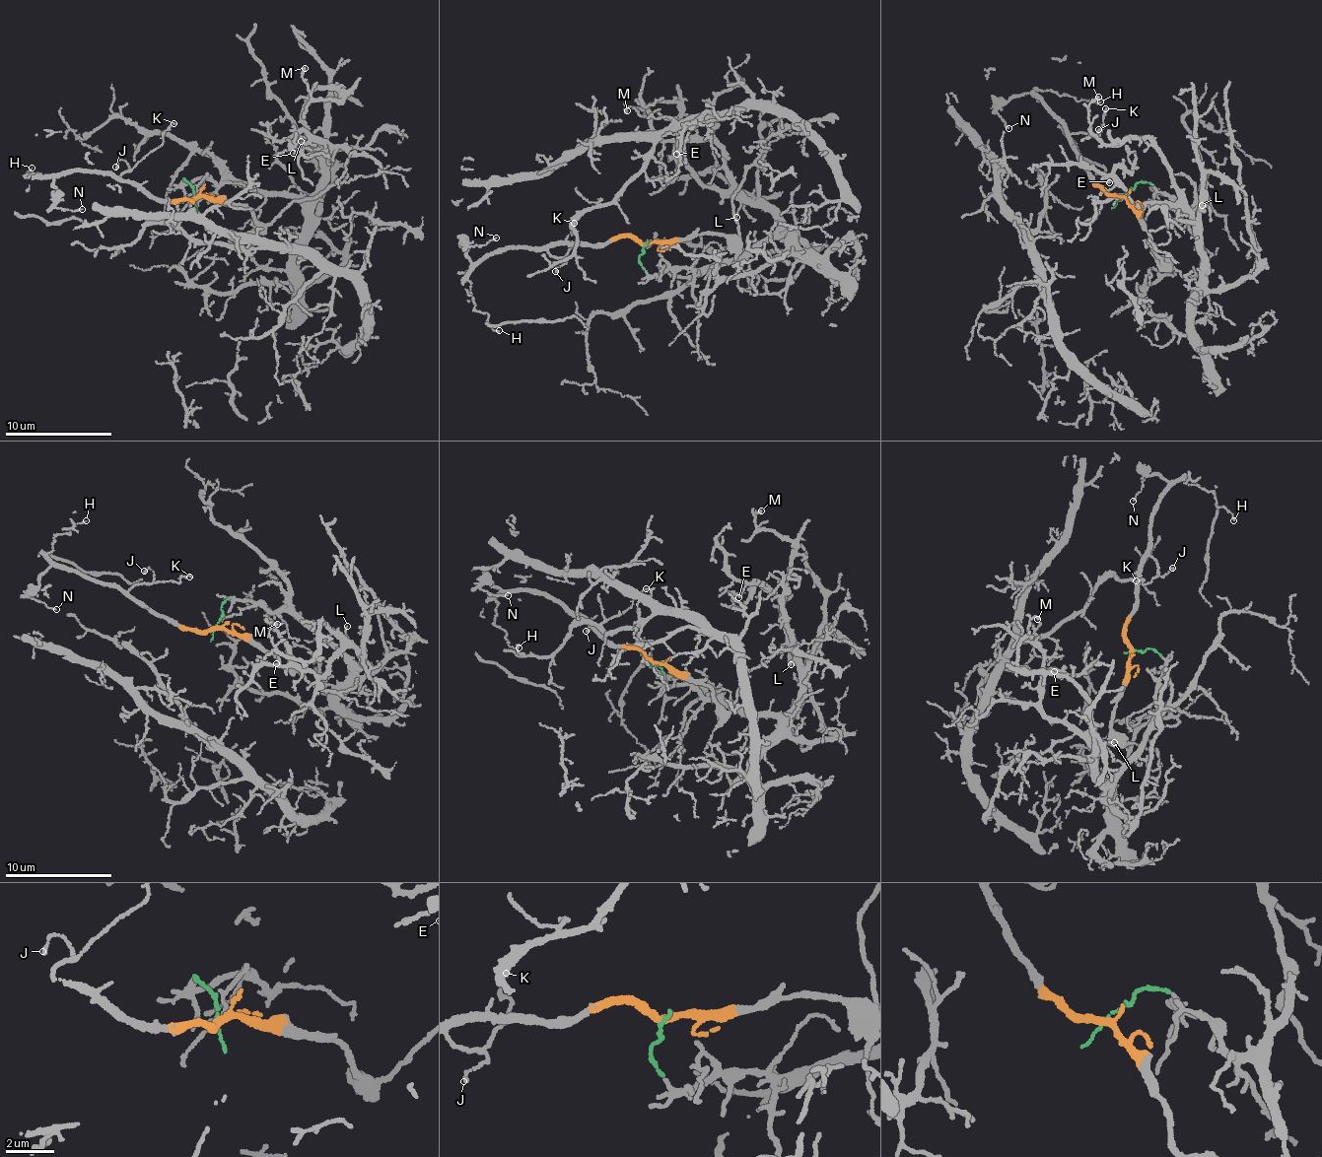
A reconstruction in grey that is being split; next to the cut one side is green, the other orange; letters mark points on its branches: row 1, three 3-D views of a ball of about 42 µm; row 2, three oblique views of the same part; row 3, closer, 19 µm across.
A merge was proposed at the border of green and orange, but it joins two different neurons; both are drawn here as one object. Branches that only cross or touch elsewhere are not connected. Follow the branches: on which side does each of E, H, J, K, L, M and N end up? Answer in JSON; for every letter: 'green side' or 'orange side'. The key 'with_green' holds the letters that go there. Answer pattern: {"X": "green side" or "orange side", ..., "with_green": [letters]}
{"E": "green side", "H": "orange side", "J": "orange side", "K": "orange side", "L": "green side", "M": "green side", "N": "orange side", "with_green": ["E", "L", "M"]}

